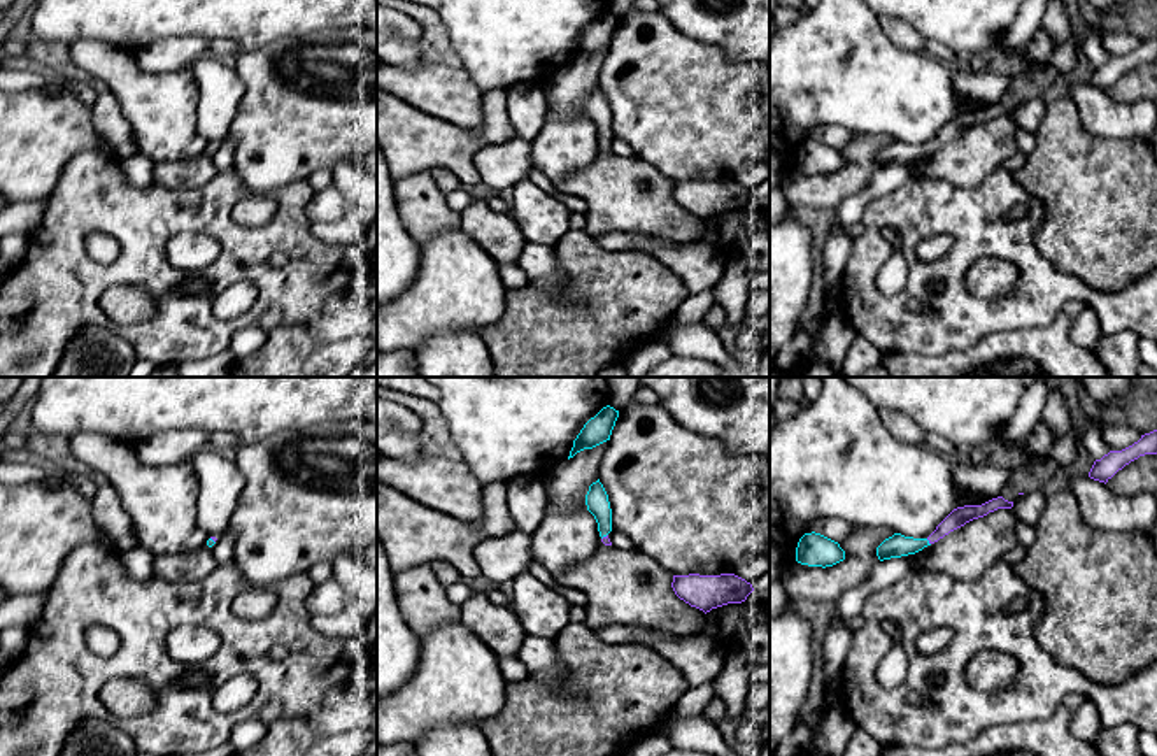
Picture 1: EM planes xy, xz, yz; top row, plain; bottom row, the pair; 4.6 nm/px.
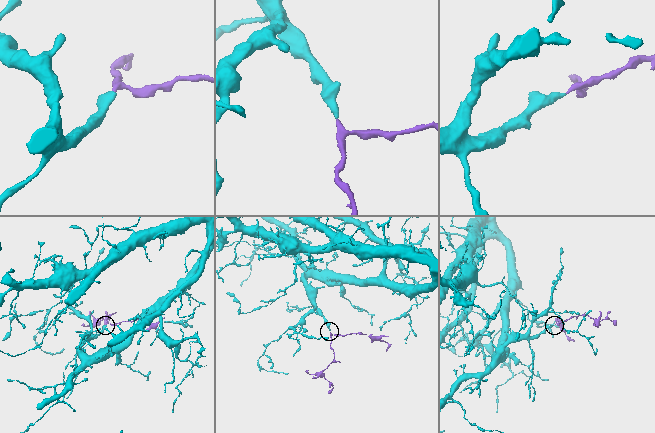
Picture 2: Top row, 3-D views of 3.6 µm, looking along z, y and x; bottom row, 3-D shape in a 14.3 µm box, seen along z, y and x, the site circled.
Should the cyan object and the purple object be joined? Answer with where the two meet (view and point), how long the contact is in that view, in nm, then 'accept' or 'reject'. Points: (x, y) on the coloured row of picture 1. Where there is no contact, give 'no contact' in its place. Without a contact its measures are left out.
meets cyan in yz at (928, 542); contact 40 nm long; accept

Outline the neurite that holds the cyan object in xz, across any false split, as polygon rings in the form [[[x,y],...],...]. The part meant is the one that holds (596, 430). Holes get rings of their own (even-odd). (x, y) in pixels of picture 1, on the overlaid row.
[[[610,405],[603,407],[594,417],[591,417],[573,440],[568,460],[584,449],[593,449],[610,440],[617,417],[619,410]]]

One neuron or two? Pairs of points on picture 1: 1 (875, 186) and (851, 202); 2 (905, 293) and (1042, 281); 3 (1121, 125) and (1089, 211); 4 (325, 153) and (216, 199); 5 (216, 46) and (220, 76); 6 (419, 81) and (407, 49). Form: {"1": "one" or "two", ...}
{"1": "one", "2": "one", "3": "two", "4": "two", "5": "two", "6": "two"}

